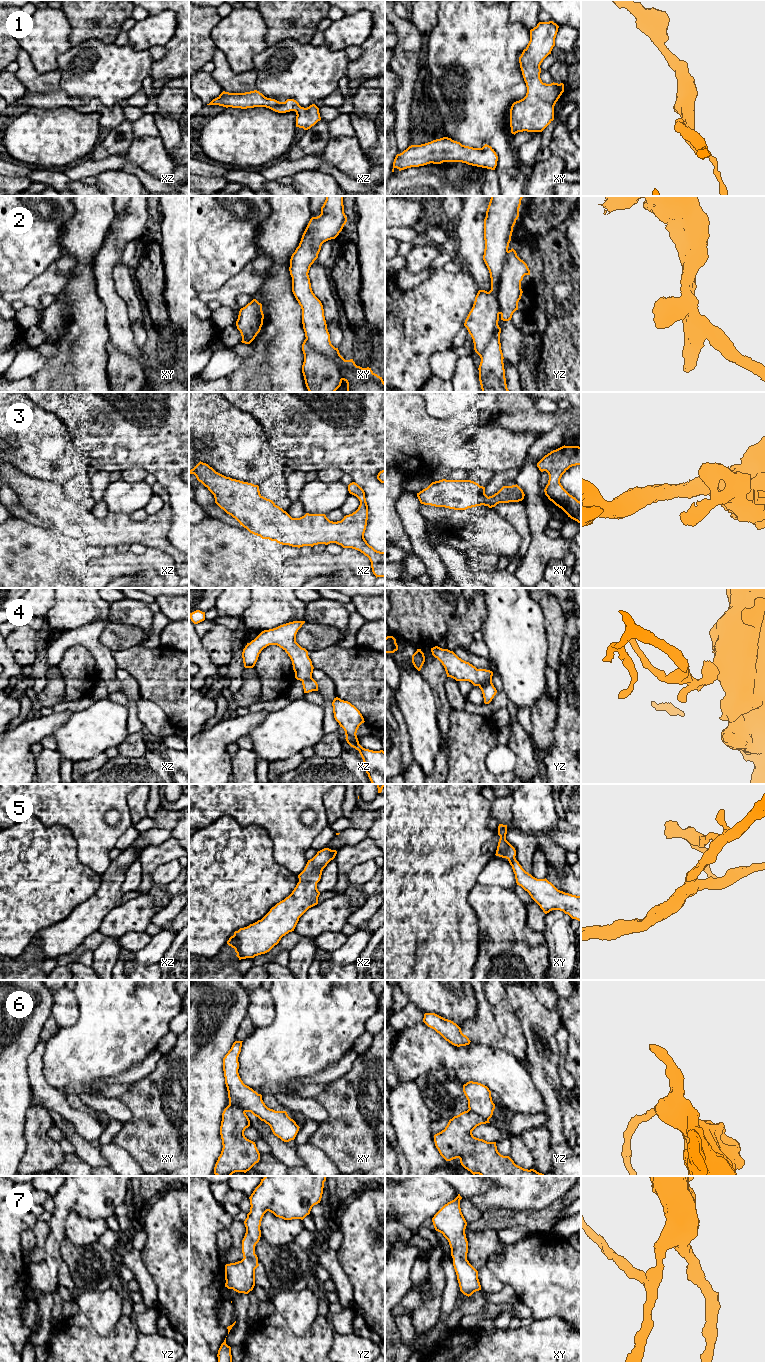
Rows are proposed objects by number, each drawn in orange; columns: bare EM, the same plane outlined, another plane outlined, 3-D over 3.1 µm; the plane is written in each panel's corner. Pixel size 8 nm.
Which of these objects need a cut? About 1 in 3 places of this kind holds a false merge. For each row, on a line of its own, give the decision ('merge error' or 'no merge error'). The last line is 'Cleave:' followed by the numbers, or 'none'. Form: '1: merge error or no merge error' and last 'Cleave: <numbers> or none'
1: no merge error
2: merge error
3: no merge error
4: no merge error
5: no merge error
6: merge error
7: no merge error
Cleave: 2, 6

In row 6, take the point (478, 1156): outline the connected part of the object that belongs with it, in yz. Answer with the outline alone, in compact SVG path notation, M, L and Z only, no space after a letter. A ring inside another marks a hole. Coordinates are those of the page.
M468 1109L449 1120L444 1130L434 1135L435 1146L440 1155L451 1161L459 1158L461 1165L473 1175L480 1176L546 1176L534 1169L524 1169L514 1163L509 1156L501 1155L496 1142L487 1142L473 1136L472 1131L481 1124L490 1123L479 1114Z

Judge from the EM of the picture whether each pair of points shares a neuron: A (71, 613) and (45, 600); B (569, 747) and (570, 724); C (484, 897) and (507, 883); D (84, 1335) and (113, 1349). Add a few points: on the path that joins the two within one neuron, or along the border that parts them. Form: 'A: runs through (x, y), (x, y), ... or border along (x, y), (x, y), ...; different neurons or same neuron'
A: border along (54, 598), (53, 604), (45, 615); different neurons
B: runs through (569, 741), (570, 730); same neuron
C: border along (477, 882), (483, 885), (513, 889); different neurons
D: runs through (91, 1342), (98, 1349), (106, 1349); same neuron

